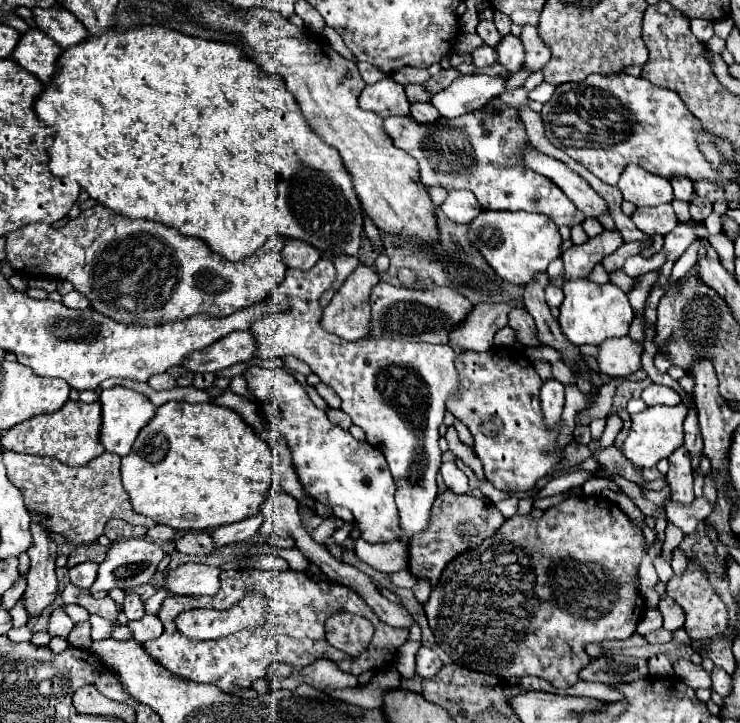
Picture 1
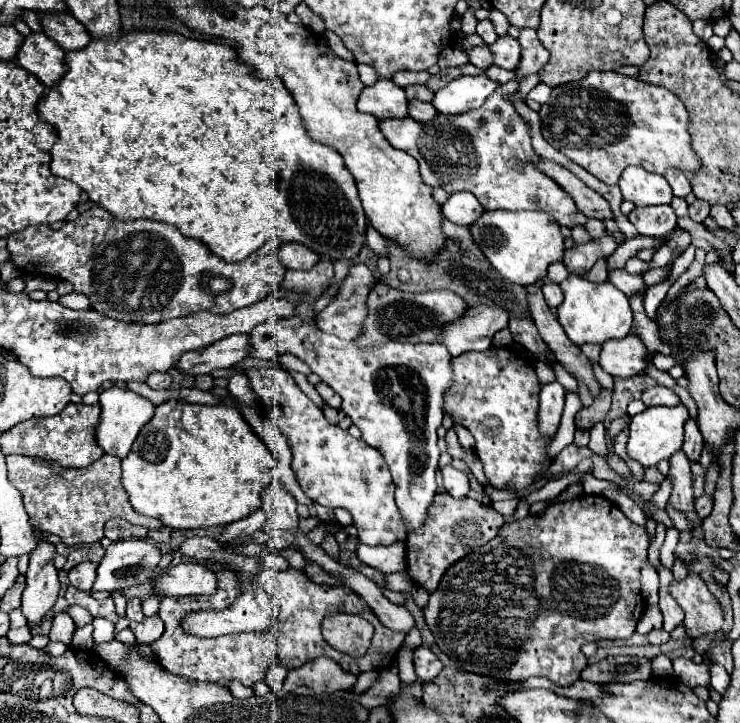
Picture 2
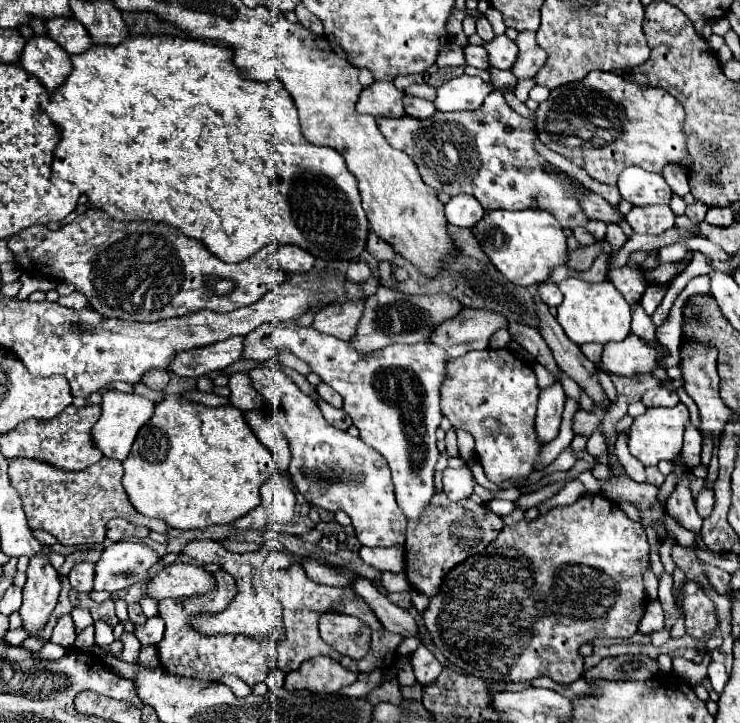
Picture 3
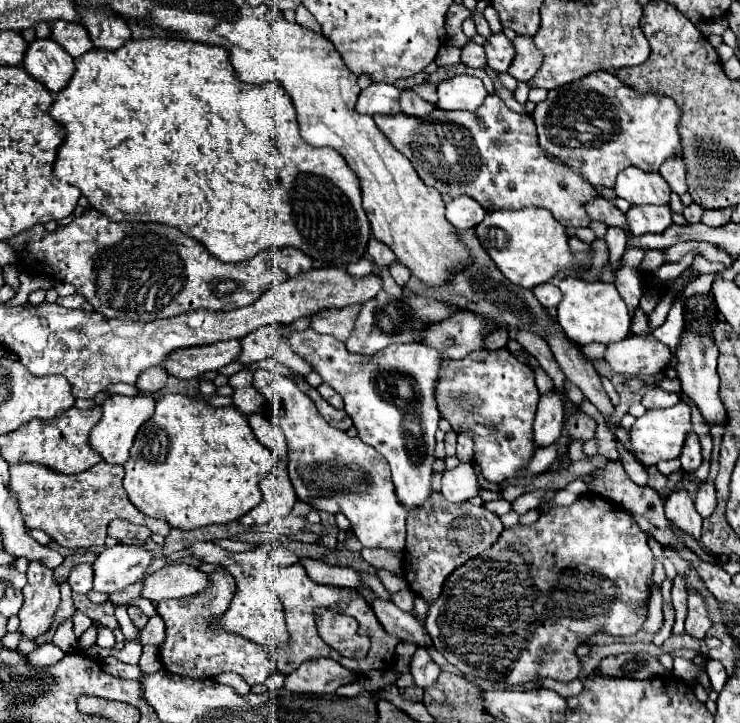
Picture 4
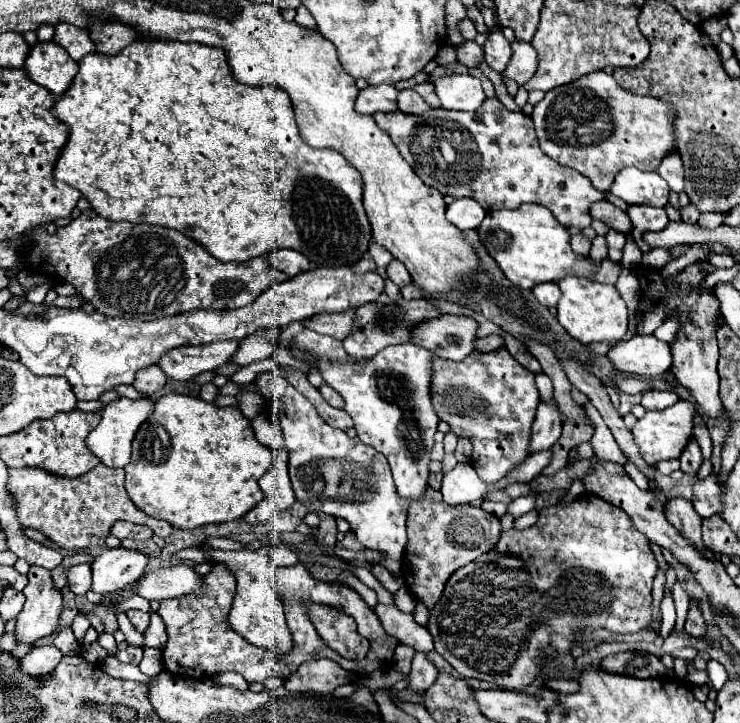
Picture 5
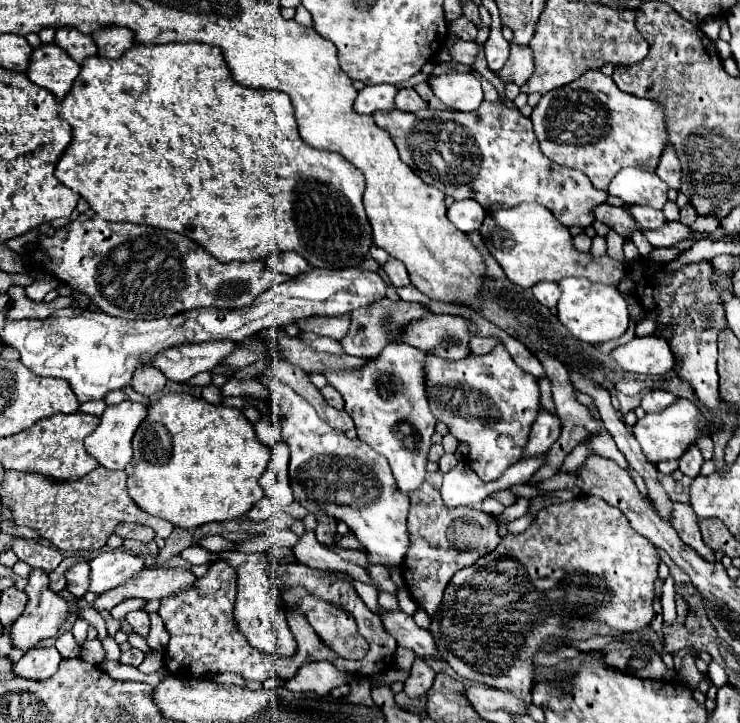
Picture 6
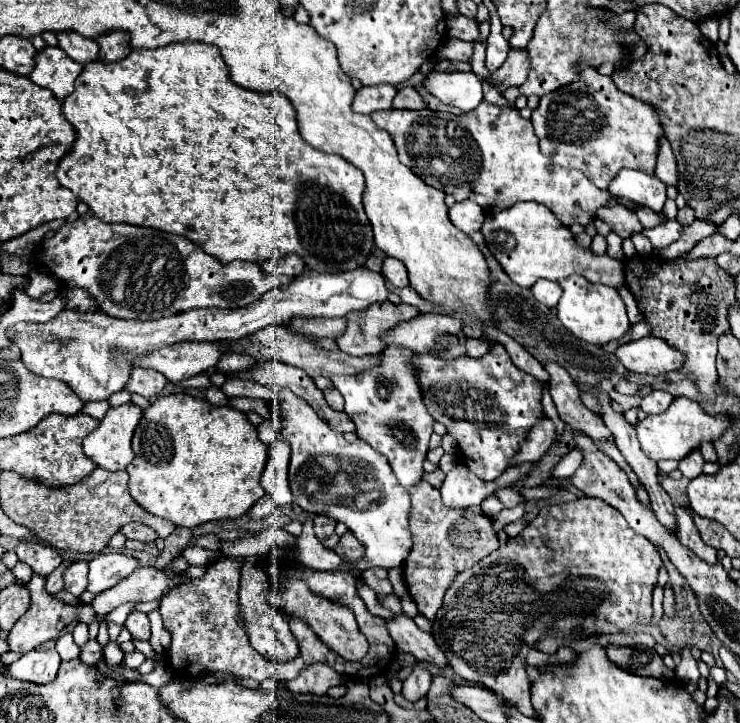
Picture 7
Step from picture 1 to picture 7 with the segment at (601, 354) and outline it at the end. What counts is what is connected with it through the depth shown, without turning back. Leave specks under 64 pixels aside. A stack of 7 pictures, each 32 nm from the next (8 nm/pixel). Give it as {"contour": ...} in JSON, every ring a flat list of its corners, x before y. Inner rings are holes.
{"contour":[[646,336,622,344,614,354,620,364,624,364,624,368,638,374,668,374,672,370,680,370,684,364,684,356,668,346,666,340,660,340,656,336]]}

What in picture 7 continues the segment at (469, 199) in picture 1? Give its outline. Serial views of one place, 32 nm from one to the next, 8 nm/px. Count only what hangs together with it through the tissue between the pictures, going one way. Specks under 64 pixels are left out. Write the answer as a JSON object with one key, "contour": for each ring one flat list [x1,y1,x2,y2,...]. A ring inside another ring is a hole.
{"contour":[[462,200,462,202,456,202,450,210,448,210,448,216,452,220,452,224,466,232,466,234,472,234,472,232,478,232,486,214,484,210,474,202,474,200]]}

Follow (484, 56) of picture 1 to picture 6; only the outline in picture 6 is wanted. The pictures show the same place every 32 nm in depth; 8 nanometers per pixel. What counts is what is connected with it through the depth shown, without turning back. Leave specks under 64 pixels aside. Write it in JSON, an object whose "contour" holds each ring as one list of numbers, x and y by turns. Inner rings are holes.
{"contour":[[464,40,448,42,446,48,450,50,450,54,456,62,466,64,466,66,472,66,476,62,476,56,478,56,478,50,480,50,476,42,464,42]]}

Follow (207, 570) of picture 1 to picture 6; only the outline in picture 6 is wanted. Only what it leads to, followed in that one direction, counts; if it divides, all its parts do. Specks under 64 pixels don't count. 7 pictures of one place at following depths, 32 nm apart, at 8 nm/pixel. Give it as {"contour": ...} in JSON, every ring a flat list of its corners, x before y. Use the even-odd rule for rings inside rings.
{"contour":[[156,568,156,570,142,570,130,582,104,592,96,600,96,608,112,610,126,598,144,598,144,600,162,600,182,592,184,588,192,588,196,584,196,576,188,568]]}

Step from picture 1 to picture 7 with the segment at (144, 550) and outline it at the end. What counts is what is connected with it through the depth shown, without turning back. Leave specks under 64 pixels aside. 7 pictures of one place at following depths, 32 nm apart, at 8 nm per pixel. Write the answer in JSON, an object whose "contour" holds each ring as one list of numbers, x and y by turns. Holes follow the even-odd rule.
{"contour":[[108,552,98,554,94,560,90,560,90,574,88,574,88,592,104,592,102,588,112,588,124,576,130,576,136,568,140,568,140,562,128,554,122,552]]}

